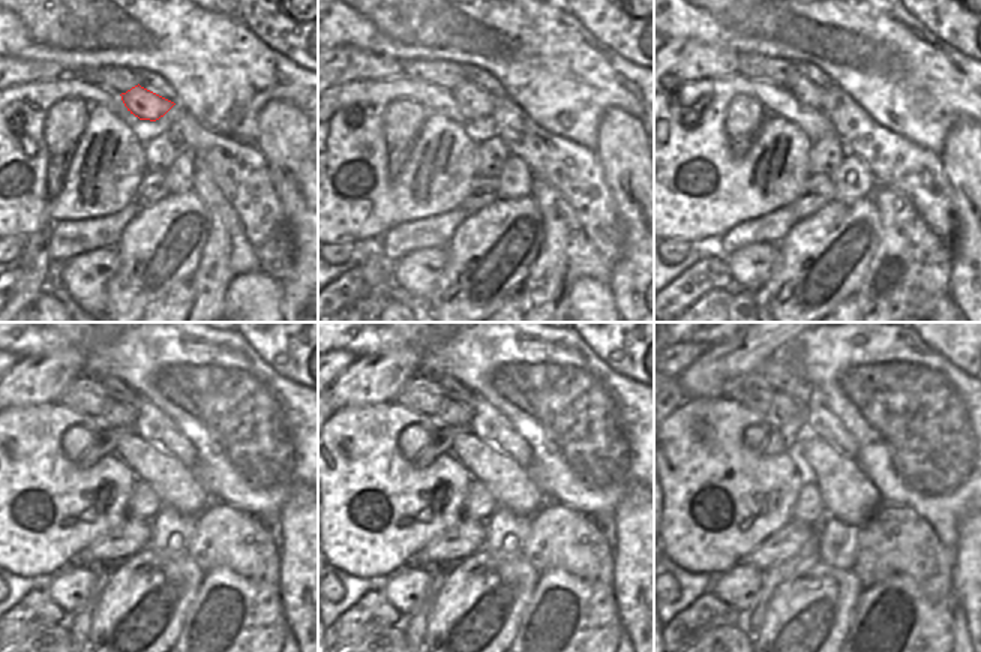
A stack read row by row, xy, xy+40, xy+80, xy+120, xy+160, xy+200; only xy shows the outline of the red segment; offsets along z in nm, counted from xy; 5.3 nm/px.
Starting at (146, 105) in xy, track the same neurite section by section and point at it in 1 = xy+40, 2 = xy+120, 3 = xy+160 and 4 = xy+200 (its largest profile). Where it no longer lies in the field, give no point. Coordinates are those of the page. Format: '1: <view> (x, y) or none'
1: xy+40 (476, 104)
2: xy+120 (119, 415)
3: xy+160 (452, 412)
4: xy+200 (782, 406)

